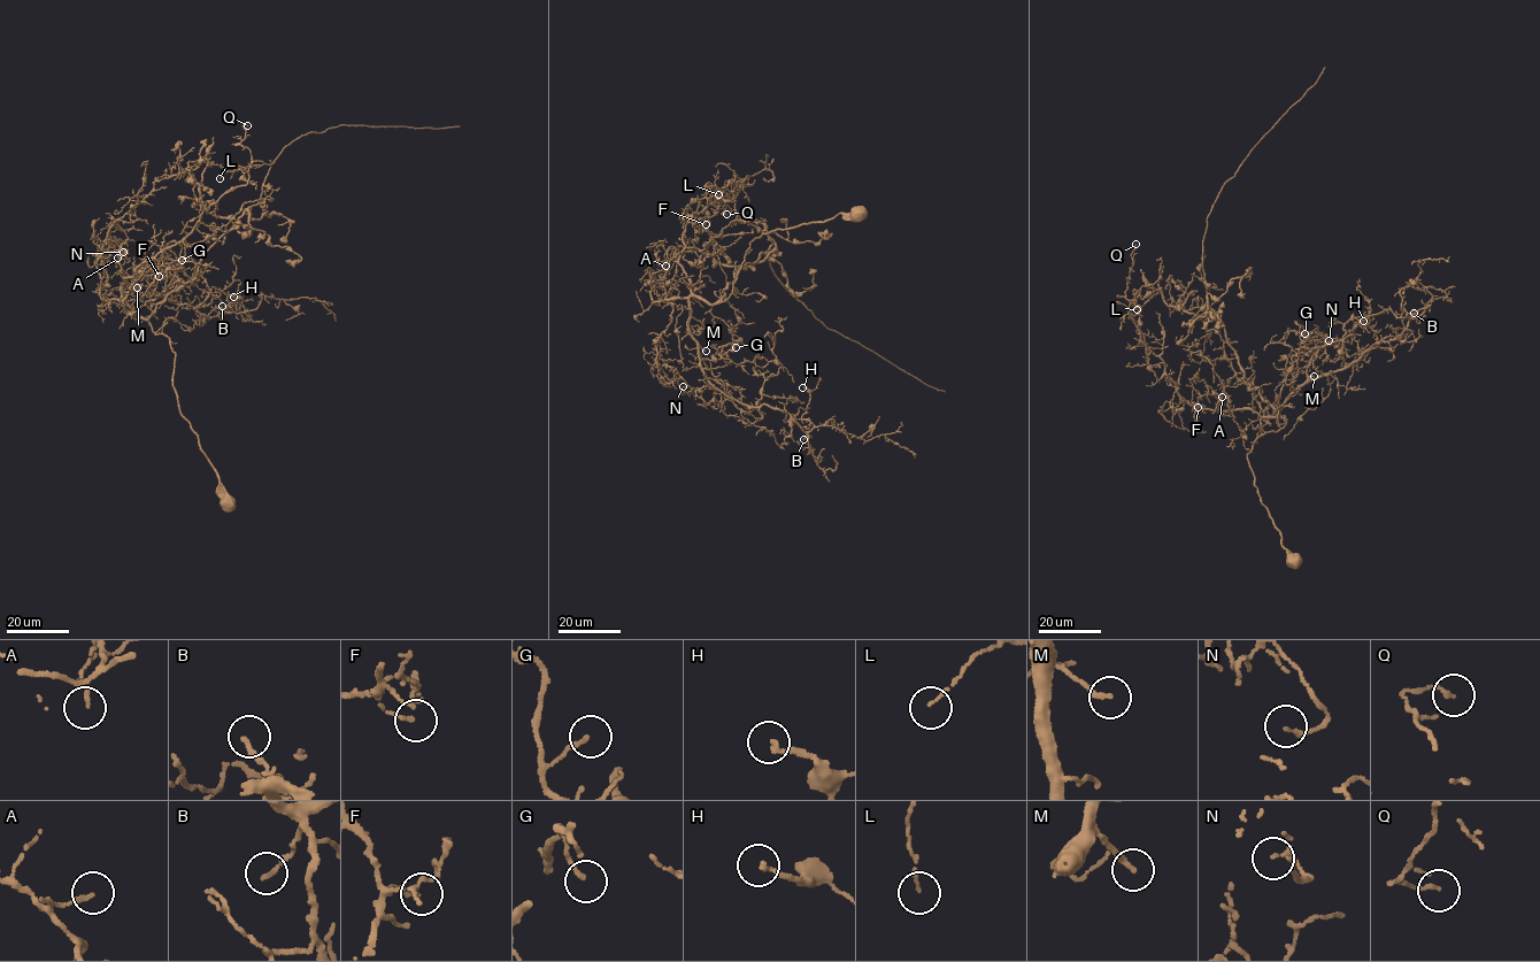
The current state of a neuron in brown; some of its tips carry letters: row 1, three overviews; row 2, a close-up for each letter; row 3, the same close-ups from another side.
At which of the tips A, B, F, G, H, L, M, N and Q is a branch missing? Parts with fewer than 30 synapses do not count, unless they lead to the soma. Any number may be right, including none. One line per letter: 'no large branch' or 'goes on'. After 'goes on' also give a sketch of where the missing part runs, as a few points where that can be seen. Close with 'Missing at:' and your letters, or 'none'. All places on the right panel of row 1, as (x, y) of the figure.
A: no large branch
B: no large branch
F: no large branch
G: no large branch
H: no large branch
L: no large branch
M: goes on
N: no large branch
Q: no large branch
Missing at: M

